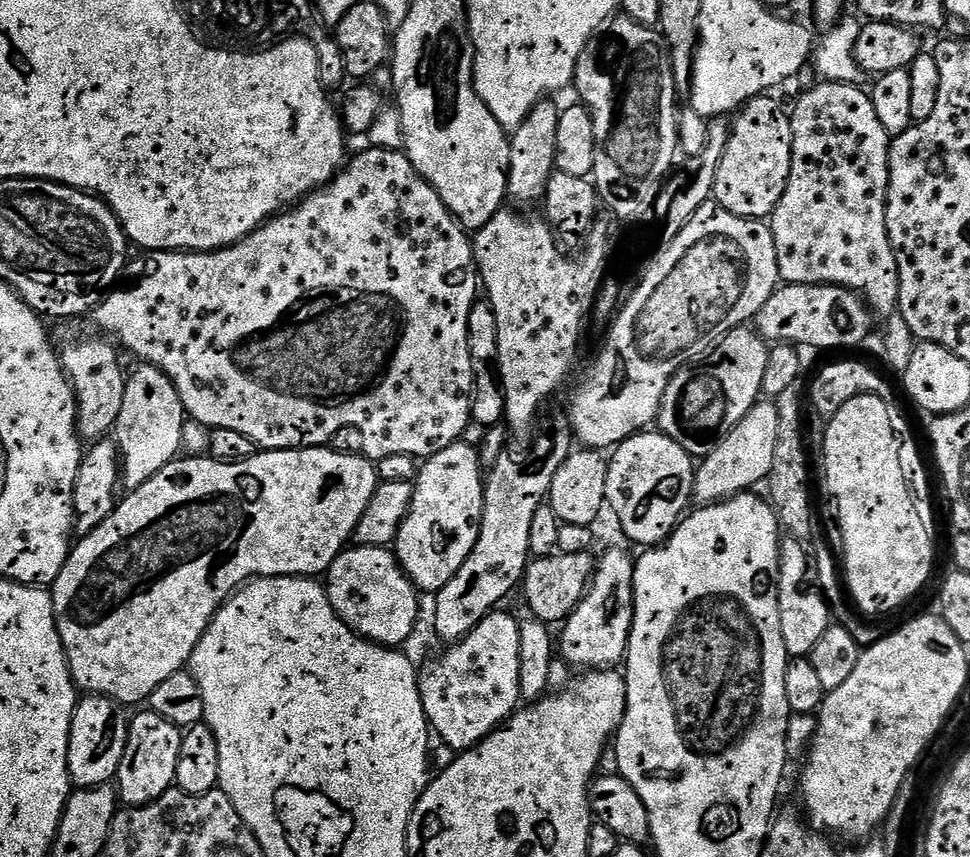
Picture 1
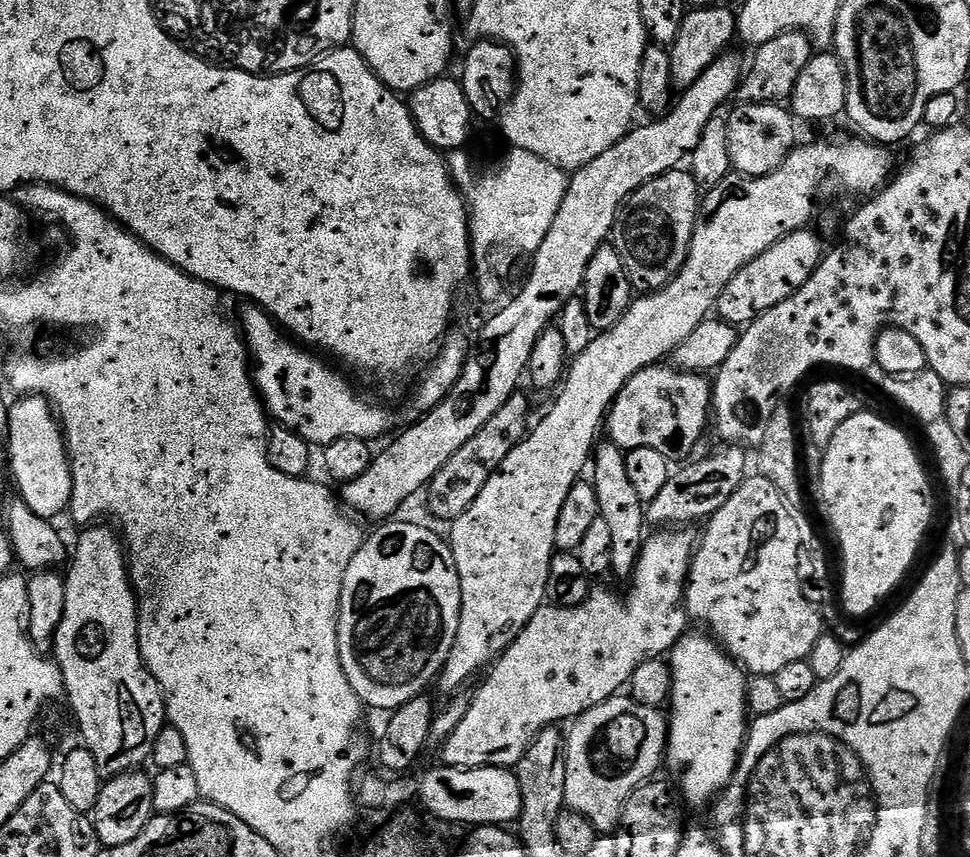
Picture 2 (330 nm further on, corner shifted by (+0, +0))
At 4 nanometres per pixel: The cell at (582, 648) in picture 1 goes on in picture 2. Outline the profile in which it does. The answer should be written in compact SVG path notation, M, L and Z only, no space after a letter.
M656 530L656 533L649 535L644 541L644 549L640 552L640 557L636 563L635 570L632 571L630 583L627 585L628 593L625 594L624 600L616 592L600 592L593 590L586 598L586 602L582 602L576 608L558 608L555 606L545 606L539 608L534 614L534 618L530 618L530 622L526 622L526 626L519 634L516 640L500 655L500 659L491 665L488 677L483 677L484 685L477 690L476 696L471 697L472 705L470 710L466 710L466 718L462 718L462 722L458 722L458 730L454 730L454 734L450 734L448 741L442 745L444 752L443 763L449 768L512 768L520 761L522 754L526 754L526 750L534 742L534 738L544 728L563 725L563 720L572 722L577 717L589 711L592 707L606 703L607 700L615 697L620 687L627 685L632 679L634 670L638 670L638 666L642 666L642 662L647 660L659 660L667 657L671 653L672 647L689 631L690 617L688 609L684 602L684 589L688 587L688 571L692 569L692 557L694 549L698 543L697 537L691 536L688 530Z

